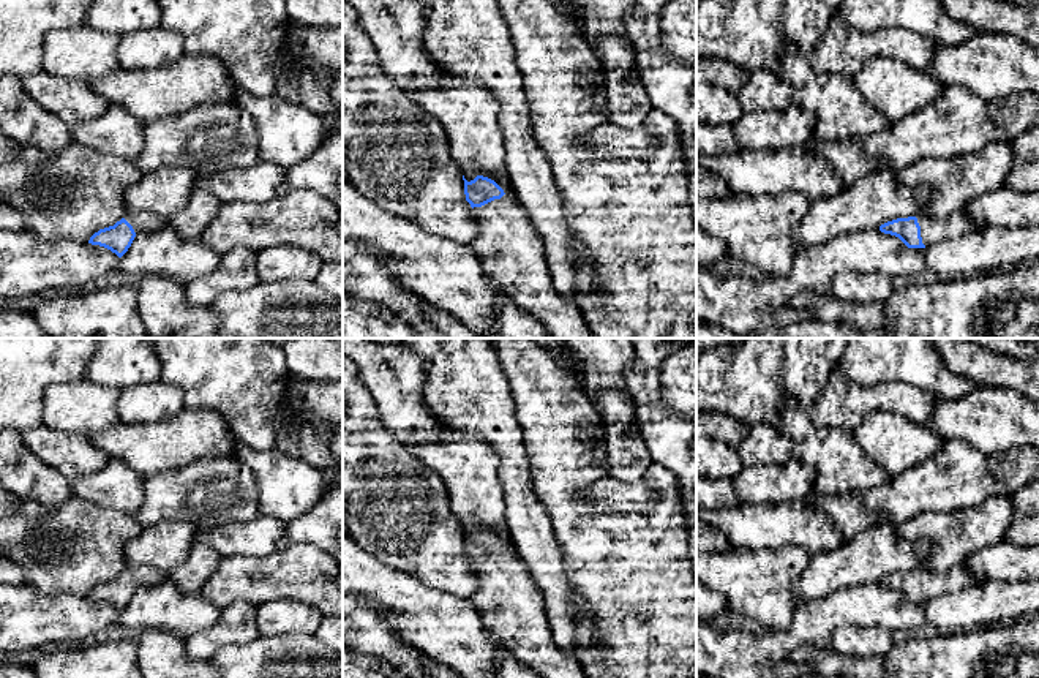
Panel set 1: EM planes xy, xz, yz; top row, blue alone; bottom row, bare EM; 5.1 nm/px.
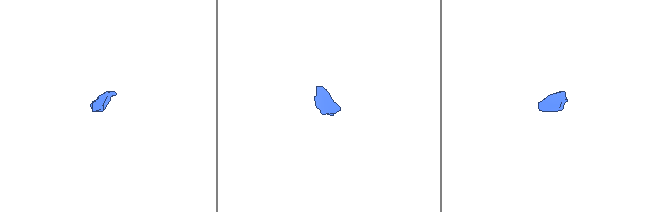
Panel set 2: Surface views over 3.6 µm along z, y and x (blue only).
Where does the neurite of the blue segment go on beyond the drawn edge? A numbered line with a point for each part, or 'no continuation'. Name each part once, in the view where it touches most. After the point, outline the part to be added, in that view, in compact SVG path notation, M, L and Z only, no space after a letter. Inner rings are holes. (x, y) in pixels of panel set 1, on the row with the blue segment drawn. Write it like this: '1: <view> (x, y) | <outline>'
1: xz (512, 253) | M512 194L474 207L472 218L480 234L471 247L504 294L553 338L595 338L578 307L554 288L545 243Z

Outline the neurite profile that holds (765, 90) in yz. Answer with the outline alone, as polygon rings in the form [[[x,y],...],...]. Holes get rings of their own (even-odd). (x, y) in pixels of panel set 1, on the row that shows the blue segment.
[[[769,70],[752,71],[736,96],[742,112],[785,111],[793,104],[790,82]]]

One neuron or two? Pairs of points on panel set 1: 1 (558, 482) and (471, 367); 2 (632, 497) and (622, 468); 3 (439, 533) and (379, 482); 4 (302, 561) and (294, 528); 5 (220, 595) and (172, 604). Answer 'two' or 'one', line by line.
1: two
2: two
3: one
4: two
5: two

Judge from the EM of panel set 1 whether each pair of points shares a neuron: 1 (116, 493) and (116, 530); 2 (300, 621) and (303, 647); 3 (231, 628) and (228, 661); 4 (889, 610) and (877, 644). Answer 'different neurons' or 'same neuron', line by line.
1: different neurons
2: different neurons
3: different neurons
4: different neurons

